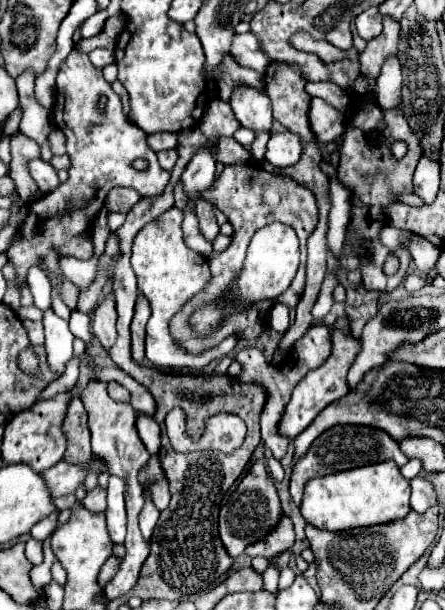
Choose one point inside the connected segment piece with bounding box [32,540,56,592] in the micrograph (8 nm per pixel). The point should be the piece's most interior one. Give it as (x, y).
(41, 576)

